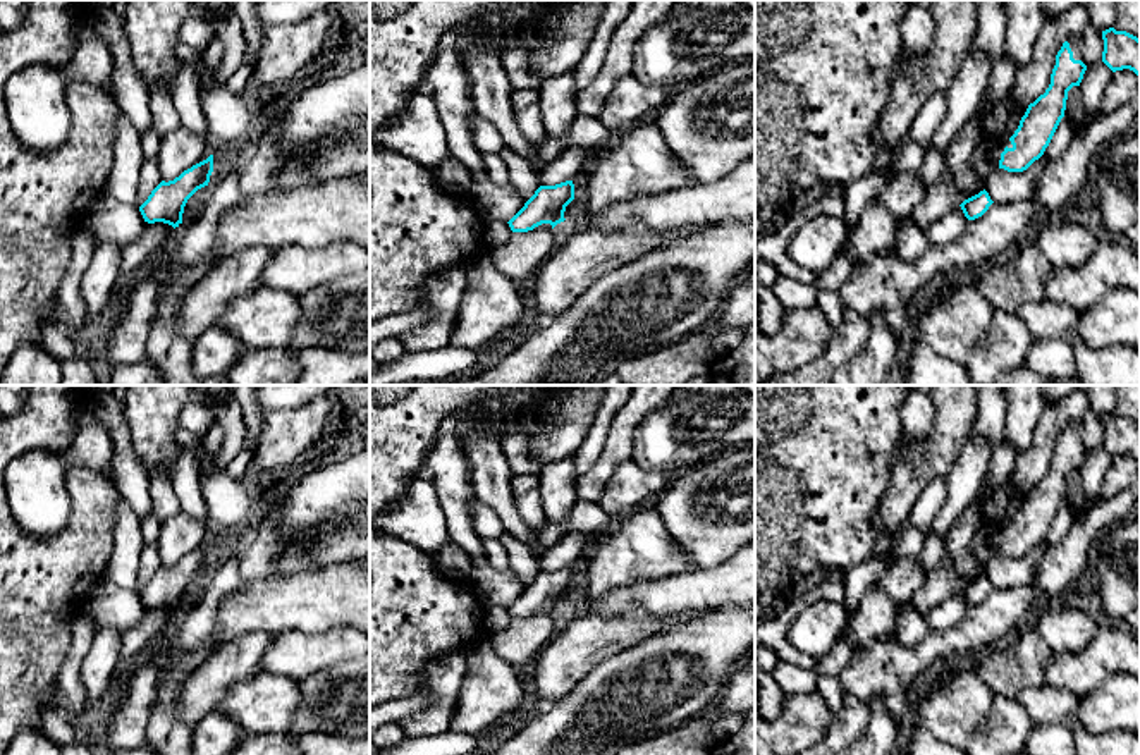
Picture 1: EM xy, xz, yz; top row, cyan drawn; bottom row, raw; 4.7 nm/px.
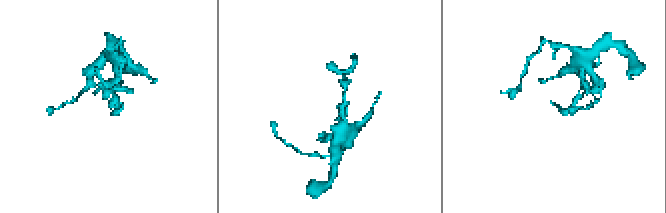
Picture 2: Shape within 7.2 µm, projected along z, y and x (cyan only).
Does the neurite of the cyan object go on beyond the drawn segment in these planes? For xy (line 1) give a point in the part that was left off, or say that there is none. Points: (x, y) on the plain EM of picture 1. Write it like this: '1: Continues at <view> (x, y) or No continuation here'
1: No continuation here

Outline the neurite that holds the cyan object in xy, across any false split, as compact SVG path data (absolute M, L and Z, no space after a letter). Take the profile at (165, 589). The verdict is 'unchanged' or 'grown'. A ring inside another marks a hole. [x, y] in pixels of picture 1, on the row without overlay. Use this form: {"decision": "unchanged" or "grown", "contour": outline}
{"decision": "unchanged", "contour": "M213 540L184 556L174 566L162 566L139 592L148 609L163 607L174 614L182 609L182 598L187 585L201 573L208 571L213 557Z"}

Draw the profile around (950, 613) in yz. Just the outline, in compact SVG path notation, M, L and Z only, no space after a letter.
M961 592L947 597L941 604L937 604L929 614L927 621L932 629L944 631L947 628L958 626L966 614L970 605L965 602Z

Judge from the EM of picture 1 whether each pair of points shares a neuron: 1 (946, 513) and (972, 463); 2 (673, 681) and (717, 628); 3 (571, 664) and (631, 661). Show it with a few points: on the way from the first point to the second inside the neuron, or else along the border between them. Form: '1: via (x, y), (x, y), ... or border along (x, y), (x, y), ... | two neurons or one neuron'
1: via (956, 501), (967, 475) | one neuron
2: via (686, 668), (712, 642) | one neuron
3: border along (637, 642), (607, 656), (571, 688) | two neurons

